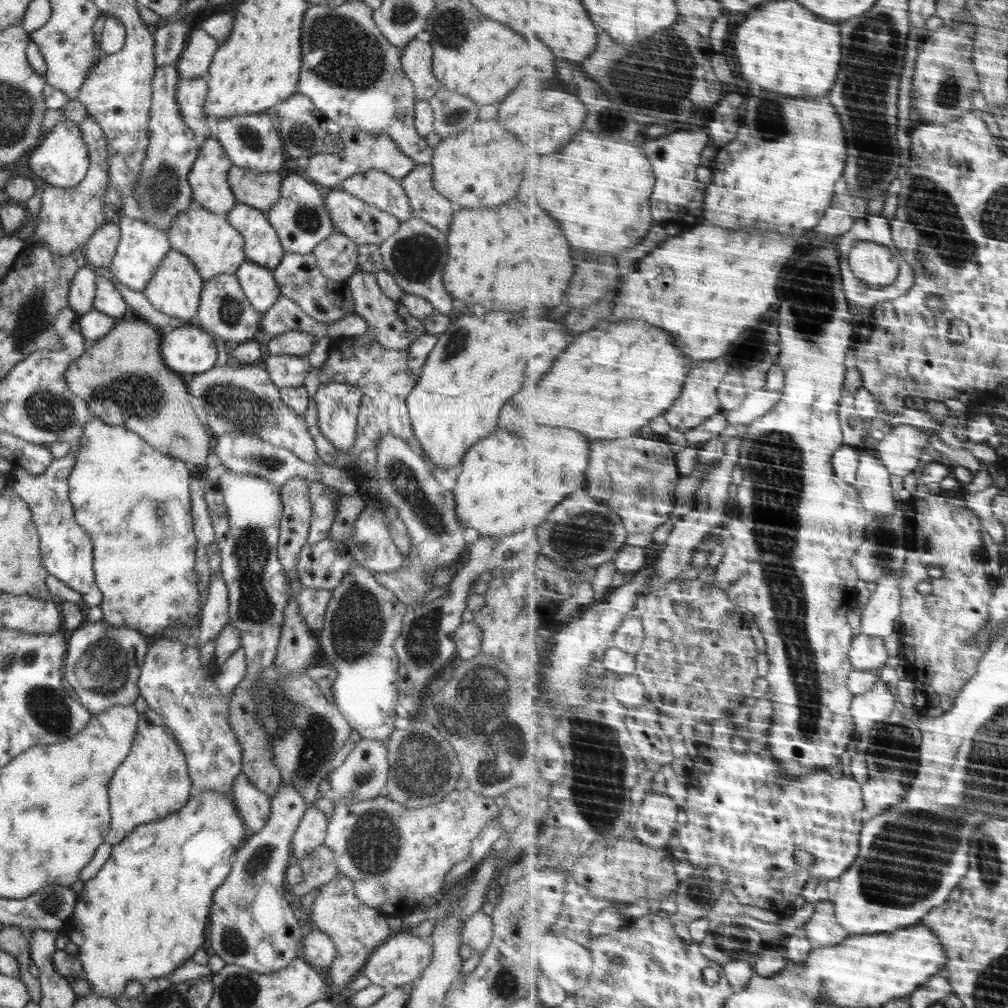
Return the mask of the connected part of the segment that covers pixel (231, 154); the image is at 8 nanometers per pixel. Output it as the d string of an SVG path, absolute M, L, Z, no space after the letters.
M265 113L233 114L216 124L217 141L223 146L232 165L260 173L272 173L283 168L284 145L279 132L272 125L272 120Z

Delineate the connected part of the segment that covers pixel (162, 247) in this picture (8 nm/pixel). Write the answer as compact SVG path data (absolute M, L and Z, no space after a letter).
M122 215L118 227L120 227L121 233L120 242L112 259L110 270L118 282L130 290L144 292L143 290L154 276L164 255L171 249L167 232L160 230L160 228L154 228L150 224L144 224L140 220L128 217L128 215Z

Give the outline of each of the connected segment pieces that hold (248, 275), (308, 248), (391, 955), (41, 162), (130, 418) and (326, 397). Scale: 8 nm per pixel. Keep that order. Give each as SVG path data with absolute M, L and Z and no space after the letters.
M244 261L235 272L252 308L259 313L268 311L281 296L281 290L271 270L252 261Z
M301 171L288 174L281 183L280 199L266 212L268 222L278 234L286 253L310 254L318 243L326 240L335 230L325 206L325 196L321 195L316 185Z
M403 928L399 932L393 932L384 944L377 946L373 950L359 974L367 976L370 982L381 986L385 990L408 985L412 986L430 964L432 953L433 947L430 947L424 939L414 937L411 930Z
M70 120L56 124L42 137L41 144L28 156L32 172L45 183L60 188L71 188L84 180L89 170L89 163L89 150L82 138L80 127Z
M127 316L116 321L112 330L102 338L86 344L85 351L68 365L65 372L67 387L86 401L91 415L112 426L135 432L141 440L158 452L178 460L191 462L200 469L206 466L210 454L210 431L200 422L197 406L181 374L164 366L160 354L162 332L143 319Z
M349 384L320 385L313 396L318 426L338 450L351 450L356 439L357 418L363 392Z

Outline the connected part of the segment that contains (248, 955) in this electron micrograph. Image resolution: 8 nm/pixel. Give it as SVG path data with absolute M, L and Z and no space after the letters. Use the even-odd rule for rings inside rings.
M281 782L278 792L270 798L270 814L262 830L249 833L239 849L235 852L231 863L231 869L224 882L214 891L212 906L210 906L210 925L207 926L208 940L210 948L214 954L218 954L225 964L237 964L242 968L247 968L250 972L272 973L286 968L292 960L297 957L299 944L304 935L305 926L300 920L300 916L291 904L286 901L284 893L287 891L285 882L285 872L293 857L291 852L291 840L296 832L298 823L309 807L302 795L298 794L292 786L286 786ZM266 896L266 932L264 926L254 918L254 902L256 898Z

